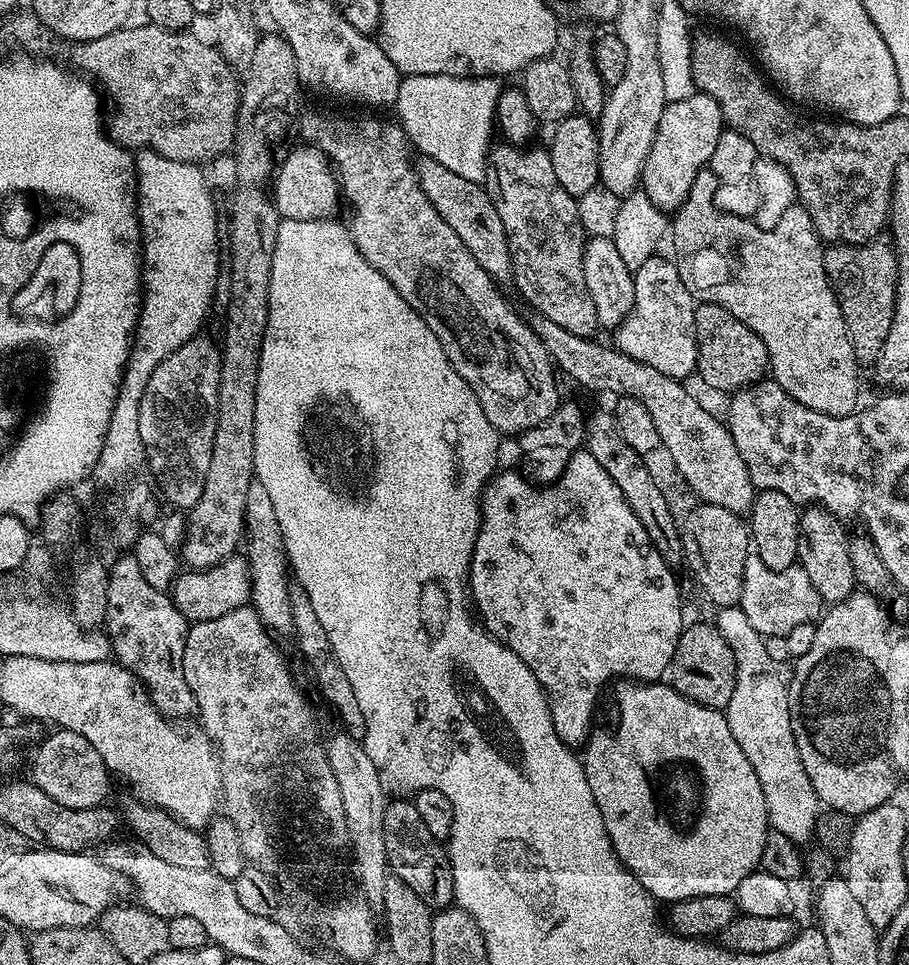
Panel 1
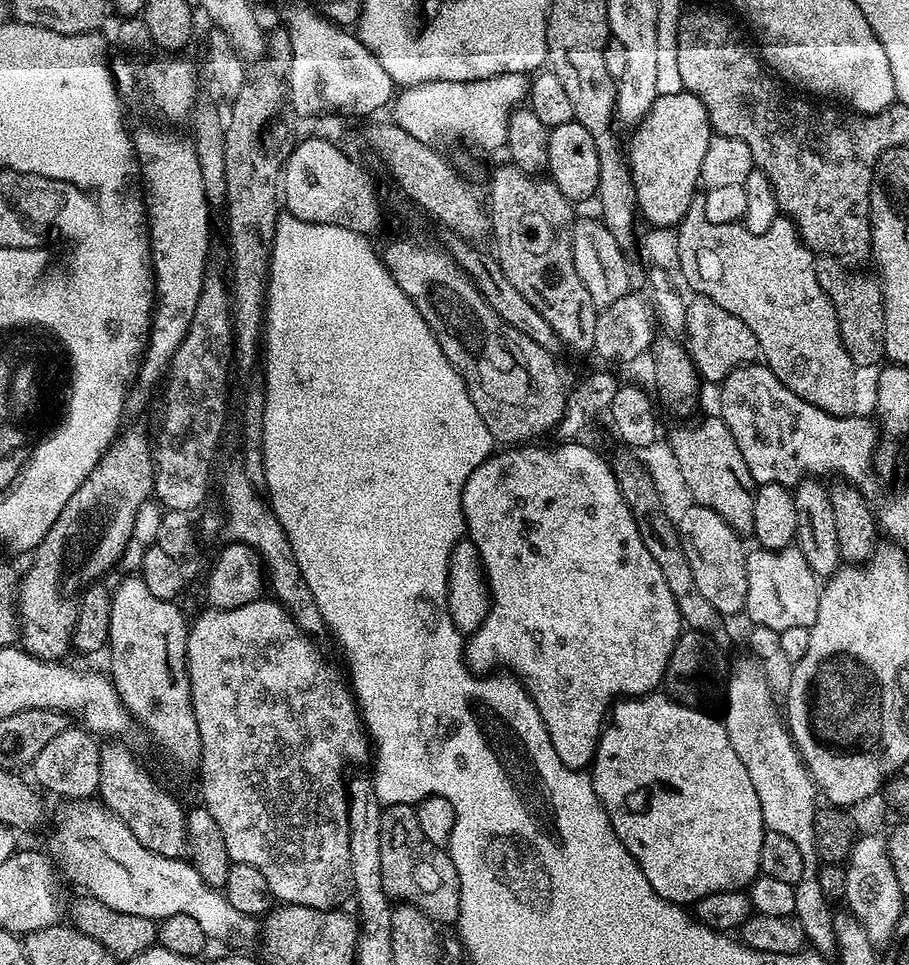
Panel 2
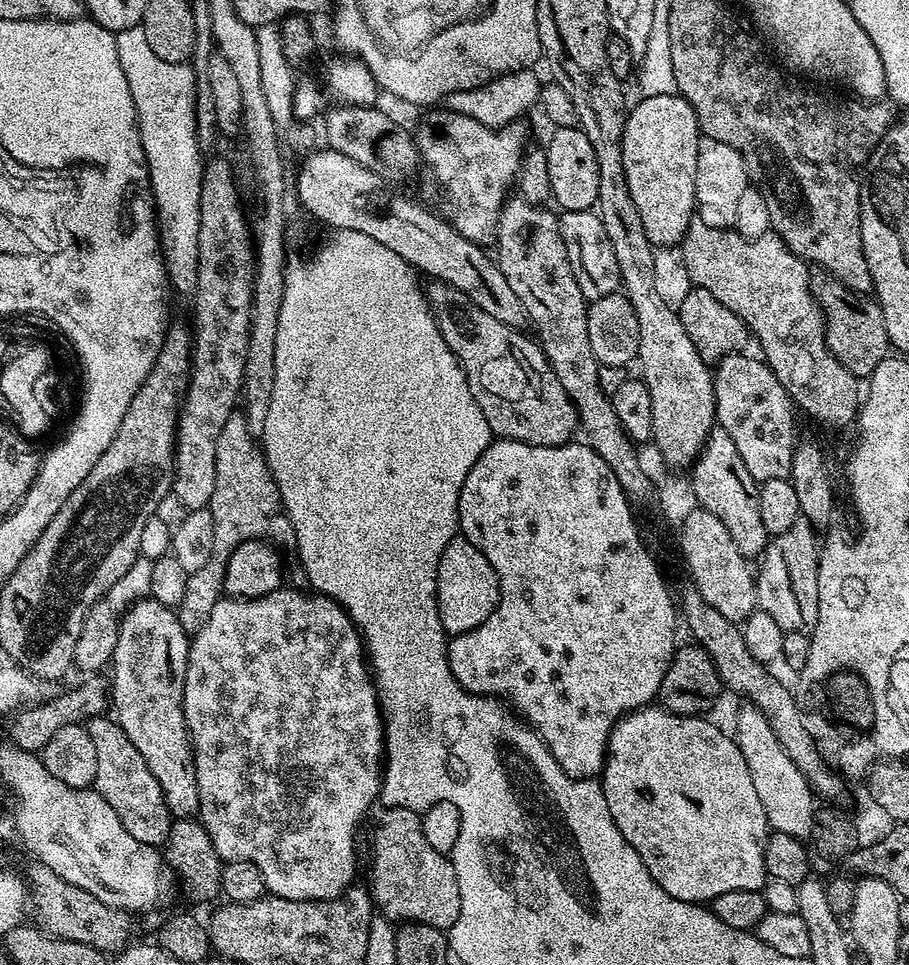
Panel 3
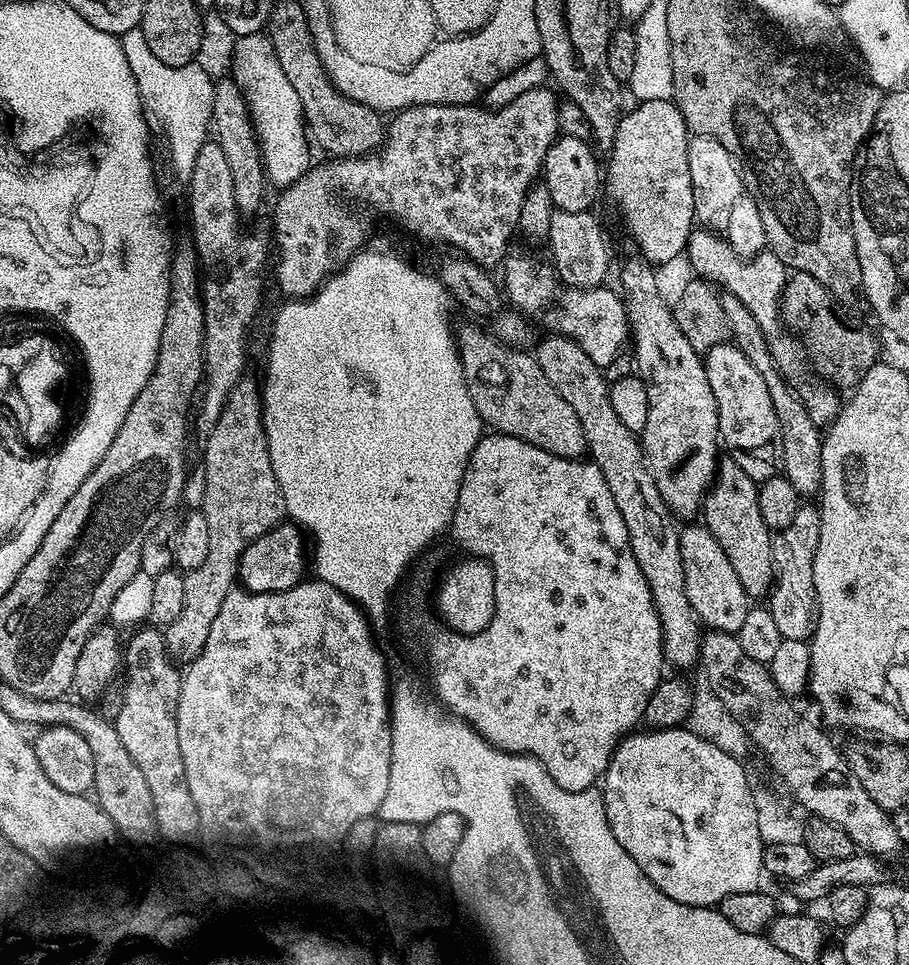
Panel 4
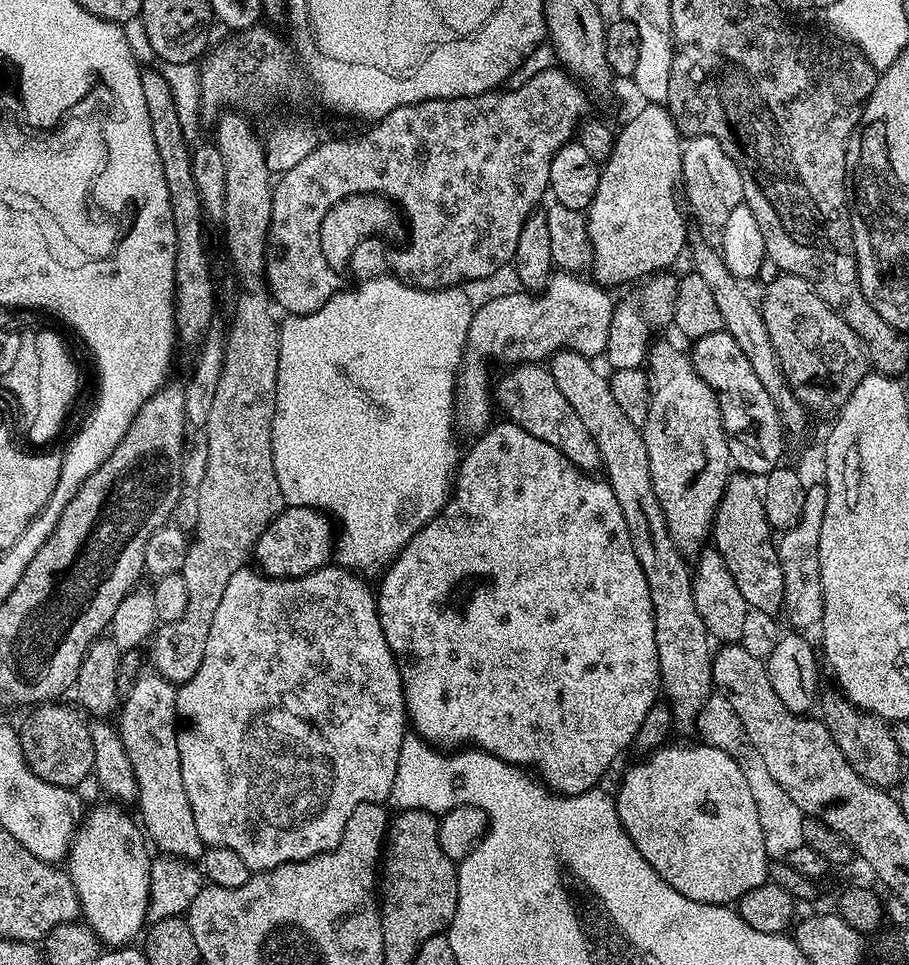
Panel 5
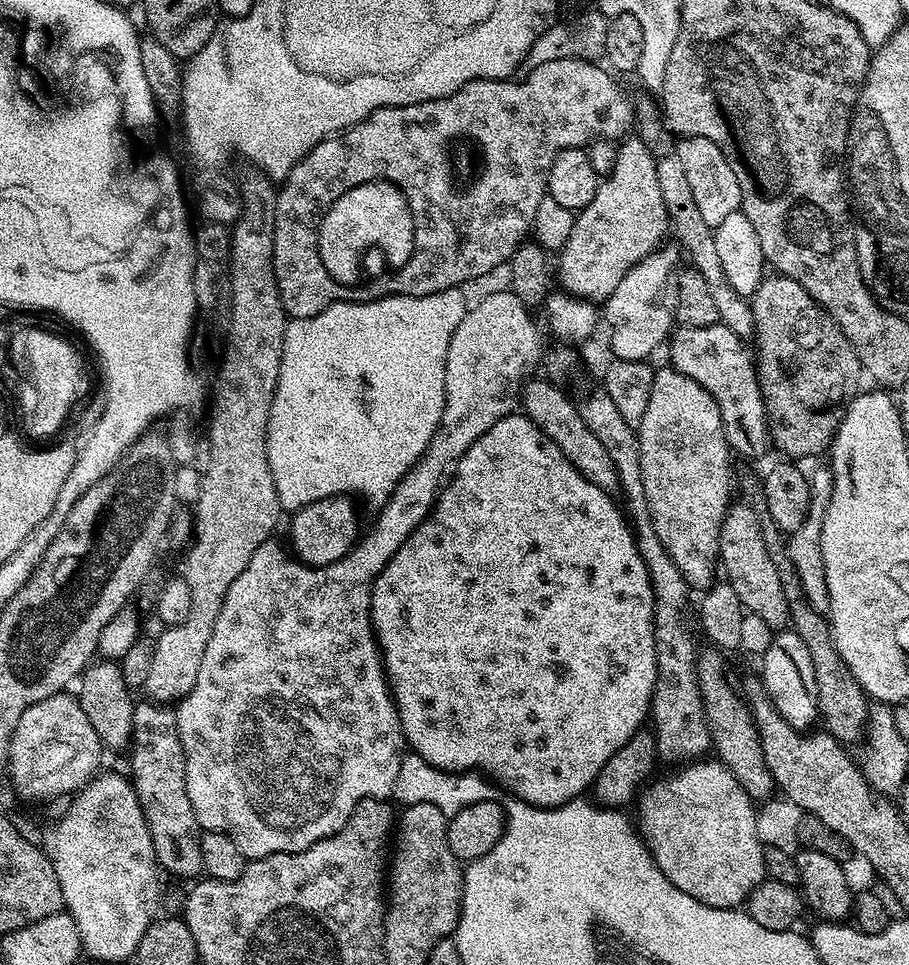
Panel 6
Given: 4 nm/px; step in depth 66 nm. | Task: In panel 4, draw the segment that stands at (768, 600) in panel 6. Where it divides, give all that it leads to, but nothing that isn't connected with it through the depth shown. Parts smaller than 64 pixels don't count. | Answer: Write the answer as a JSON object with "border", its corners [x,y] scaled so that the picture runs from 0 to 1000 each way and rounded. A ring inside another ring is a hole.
{"border":[[[809,475],[793,476],[788,495],[772,523],[774,546],[783,550],[785,558],[790,558],[794,570],[799,570],[799,578],[803,578],[803,587],[807,587],[816,607],[827,620],[844,619],[854,599],[854,584],[849,581],[851,551],[838,537],[838,528],[834,524],[835,511],[833,498],[827,497],[816,483],[812,483]]]}

